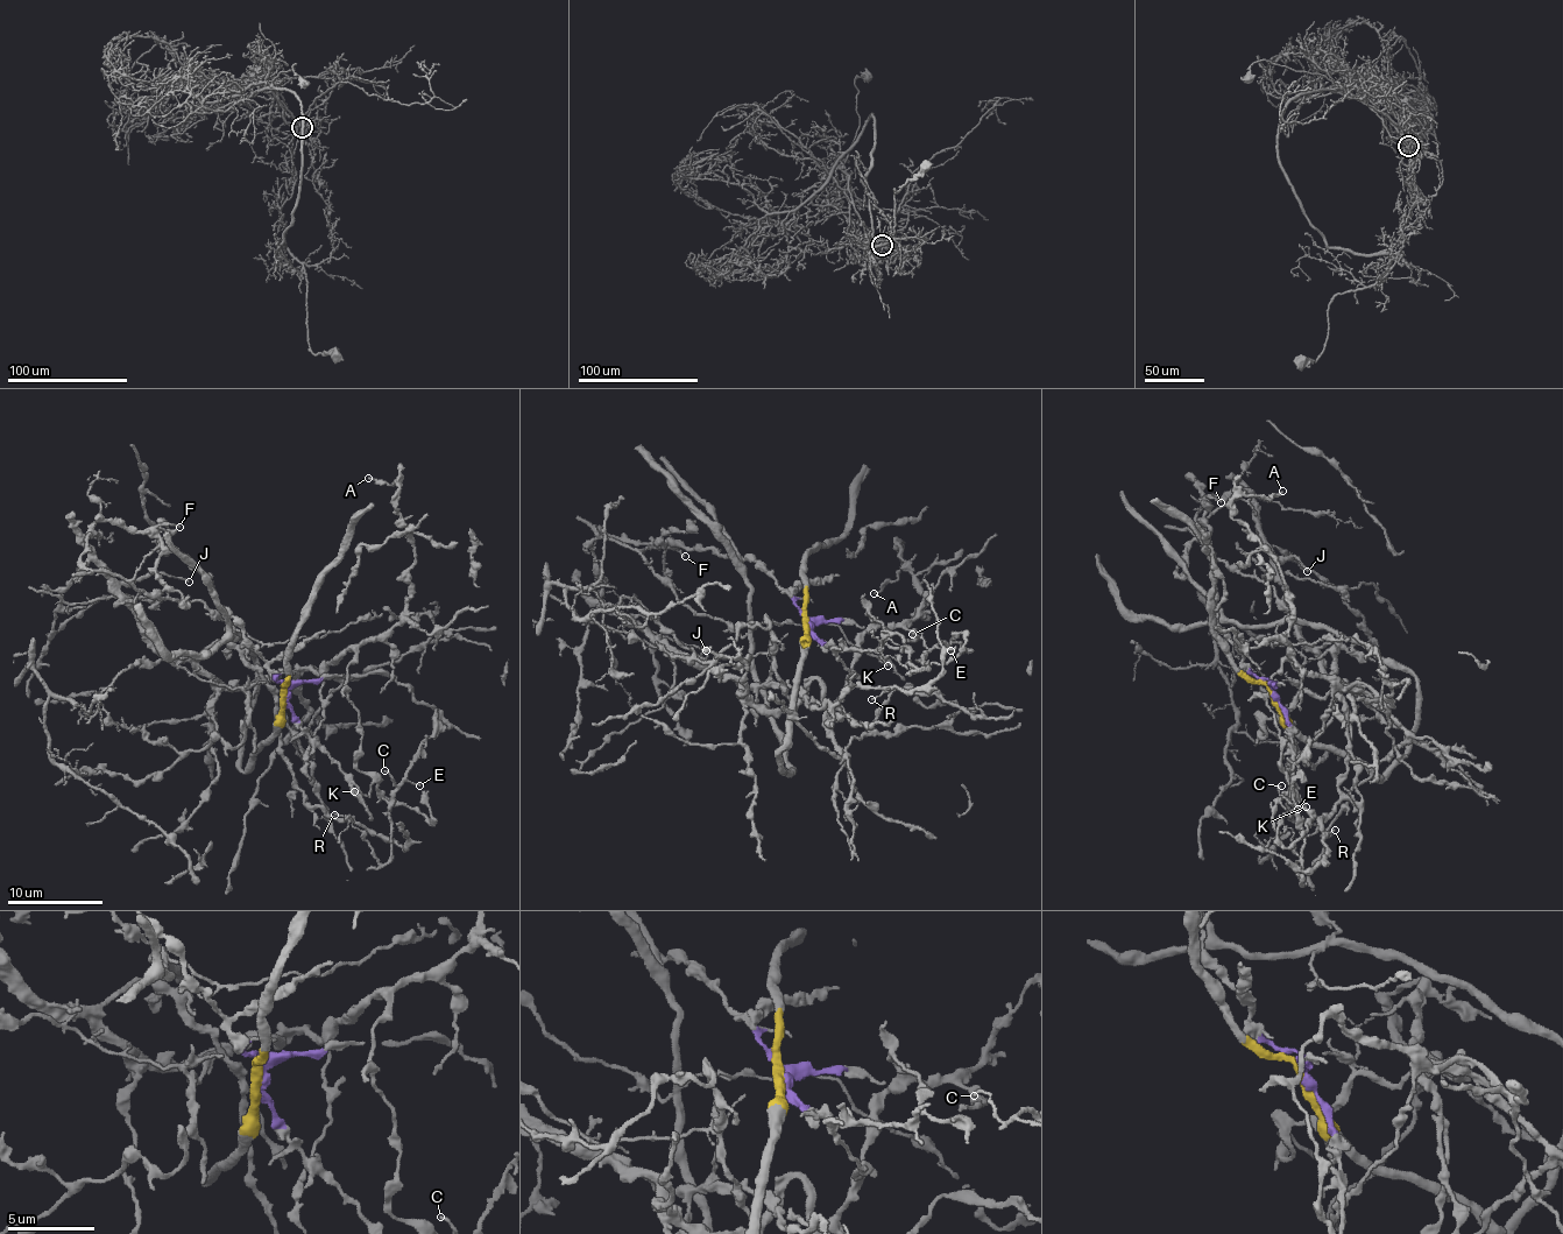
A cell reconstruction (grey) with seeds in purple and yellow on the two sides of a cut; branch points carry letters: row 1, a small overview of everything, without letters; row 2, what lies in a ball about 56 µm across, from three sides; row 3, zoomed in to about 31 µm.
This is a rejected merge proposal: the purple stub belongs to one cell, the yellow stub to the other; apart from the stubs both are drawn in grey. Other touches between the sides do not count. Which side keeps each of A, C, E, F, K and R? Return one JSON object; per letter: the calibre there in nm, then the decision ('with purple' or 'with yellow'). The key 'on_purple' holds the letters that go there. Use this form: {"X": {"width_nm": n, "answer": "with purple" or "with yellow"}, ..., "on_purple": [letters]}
{"A": {"width_nm": 140, "answer": "with purple"}, "C": {"width_nm": 140, "answer": "with purple"}, "E": {"width_nm": 100, "answer": "with purple"}, "F": {"width_nm": 140, "answer": "with purple"}, "K": {"width_nm": 120, "answer": "with purple"}, "R": {"width_nm": 130, "answer": "with purple"}, "on_purple": ["A", "C", "E", "F", "K", "R"]}

